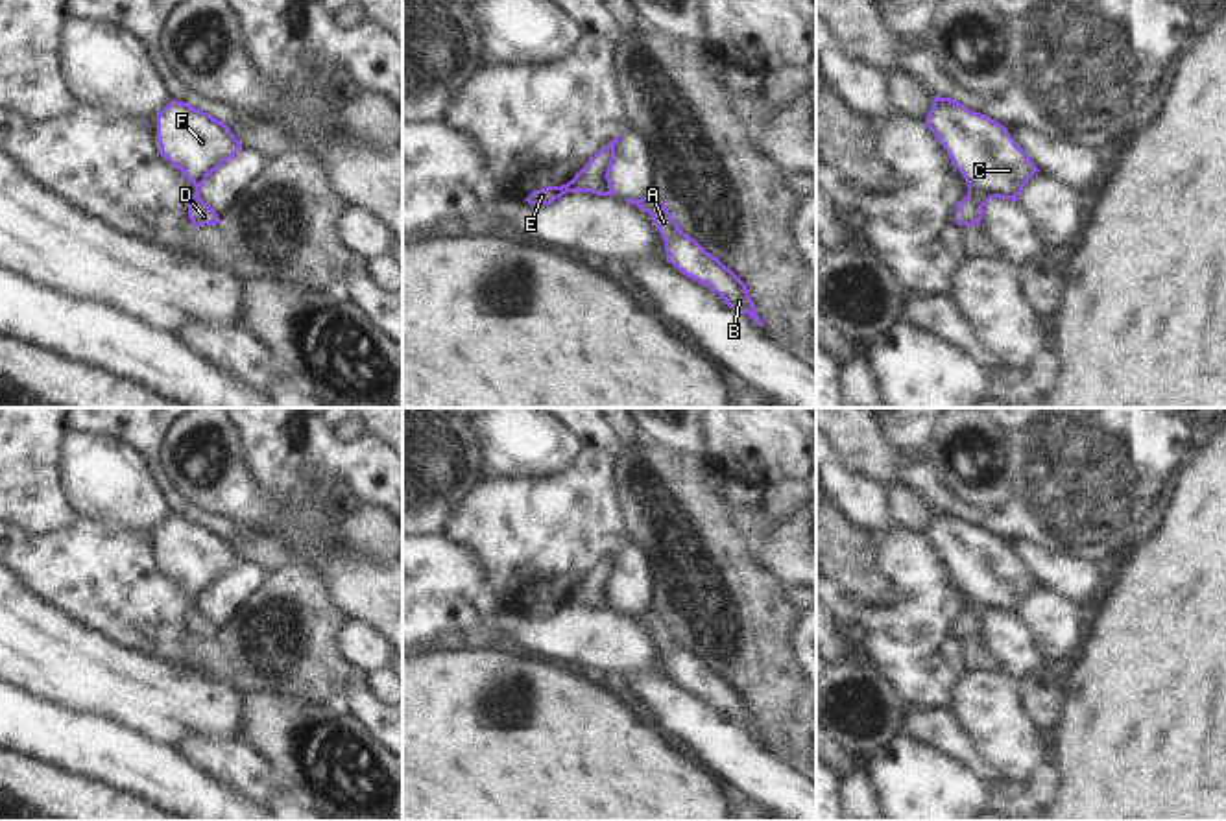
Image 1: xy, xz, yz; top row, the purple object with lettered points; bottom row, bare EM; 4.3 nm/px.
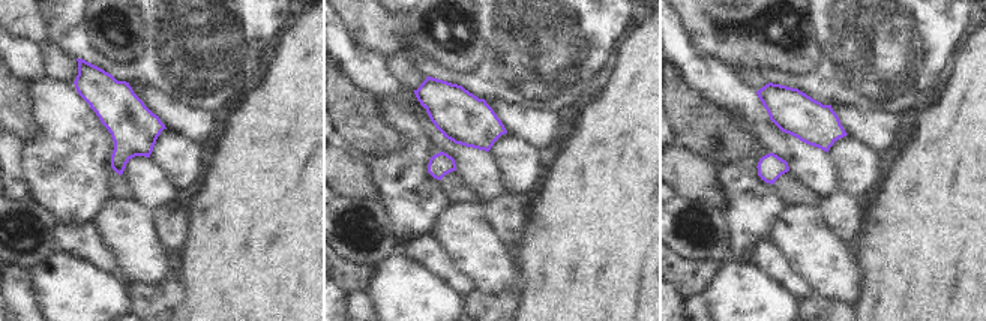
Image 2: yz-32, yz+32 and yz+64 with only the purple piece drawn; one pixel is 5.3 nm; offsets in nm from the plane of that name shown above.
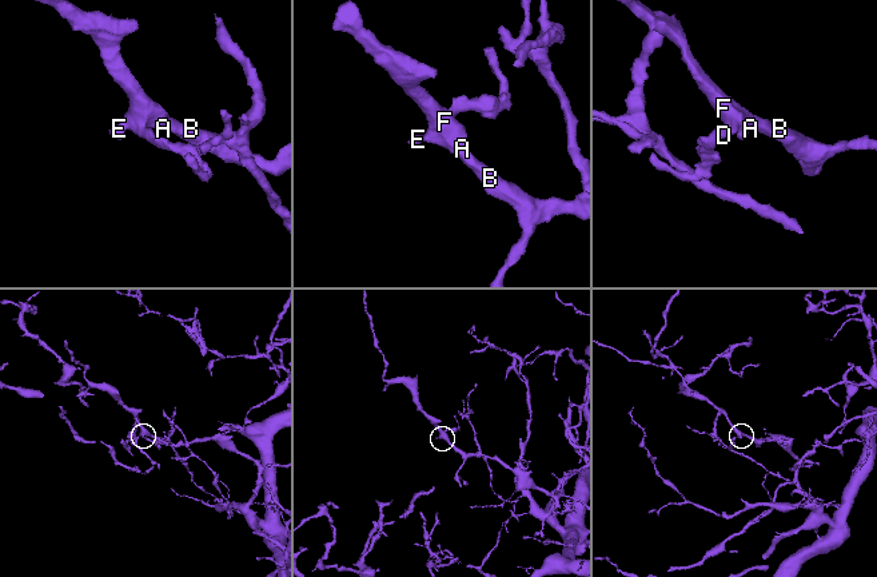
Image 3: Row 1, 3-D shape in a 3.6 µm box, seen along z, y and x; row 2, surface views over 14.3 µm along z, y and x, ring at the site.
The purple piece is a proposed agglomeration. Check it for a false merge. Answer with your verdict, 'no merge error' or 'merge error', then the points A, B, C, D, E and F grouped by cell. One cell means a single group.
no merge error; A B C D E F

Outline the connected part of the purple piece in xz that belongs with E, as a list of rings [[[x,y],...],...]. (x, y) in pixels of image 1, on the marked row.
[[[619,137],[613,138],[607,146],[604,146],[600,151],[596,151],[596,155],[567,184],[534,190],[524,201],[528,201],[530,205],[550,205],[567,192],[615,196],[609,172],[615,161],[617,142]]]

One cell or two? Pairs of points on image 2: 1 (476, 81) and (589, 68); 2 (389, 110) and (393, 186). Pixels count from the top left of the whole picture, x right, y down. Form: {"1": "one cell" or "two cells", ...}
{"1": "one cell", "2": "one cell"}

